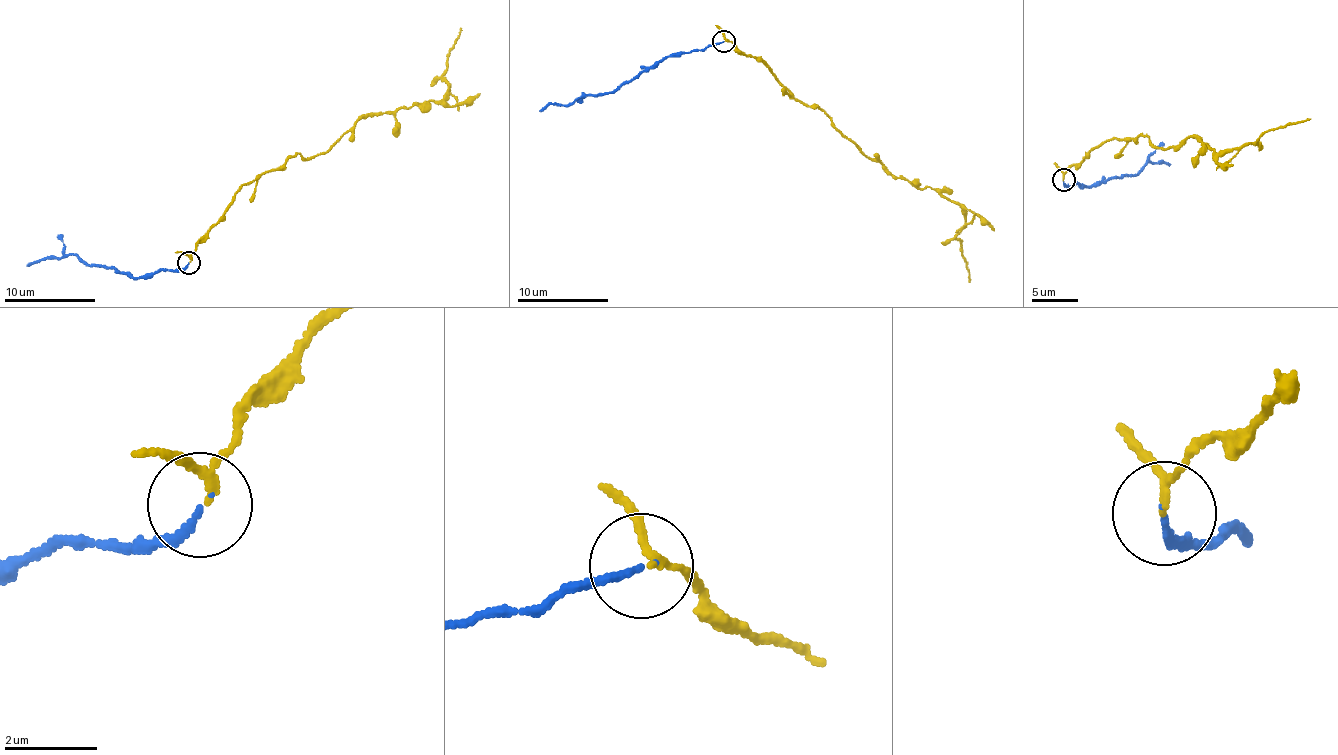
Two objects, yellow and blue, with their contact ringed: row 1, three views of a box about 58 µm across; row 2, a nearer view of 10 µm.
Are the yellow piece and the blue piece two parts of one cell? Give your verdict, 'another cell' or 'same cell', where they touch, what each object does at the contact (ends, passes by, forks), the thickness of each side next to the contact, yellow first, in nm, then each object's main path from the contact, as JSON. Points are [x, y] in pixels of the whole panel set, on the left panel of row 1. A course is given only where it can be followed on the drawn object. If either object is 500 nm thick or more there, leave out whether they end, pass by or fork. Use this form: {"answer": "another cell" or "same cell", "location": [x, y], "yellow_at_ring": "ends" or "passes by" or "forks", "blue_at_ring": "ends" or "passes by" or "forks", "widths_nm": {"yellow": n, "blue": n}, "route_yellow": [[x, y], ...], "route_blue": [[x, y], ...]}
{"answer": "another cell", "location": [188, 262], "yellow_at_ring": "passes by", "blue_at_ring": "ends", "widths_nm": {"yellow": 100, "blue": 130}, "route_yellow": [[190, 262], [248, 182], [295, 154], [325, 152], [369, 115], [443, 95], [460, 28]], "route_blue": [[188, 262], [171, 271], [134, 277], [100, 265], [80, 262], [76, 256], [63, 255], [27, 265]]}

